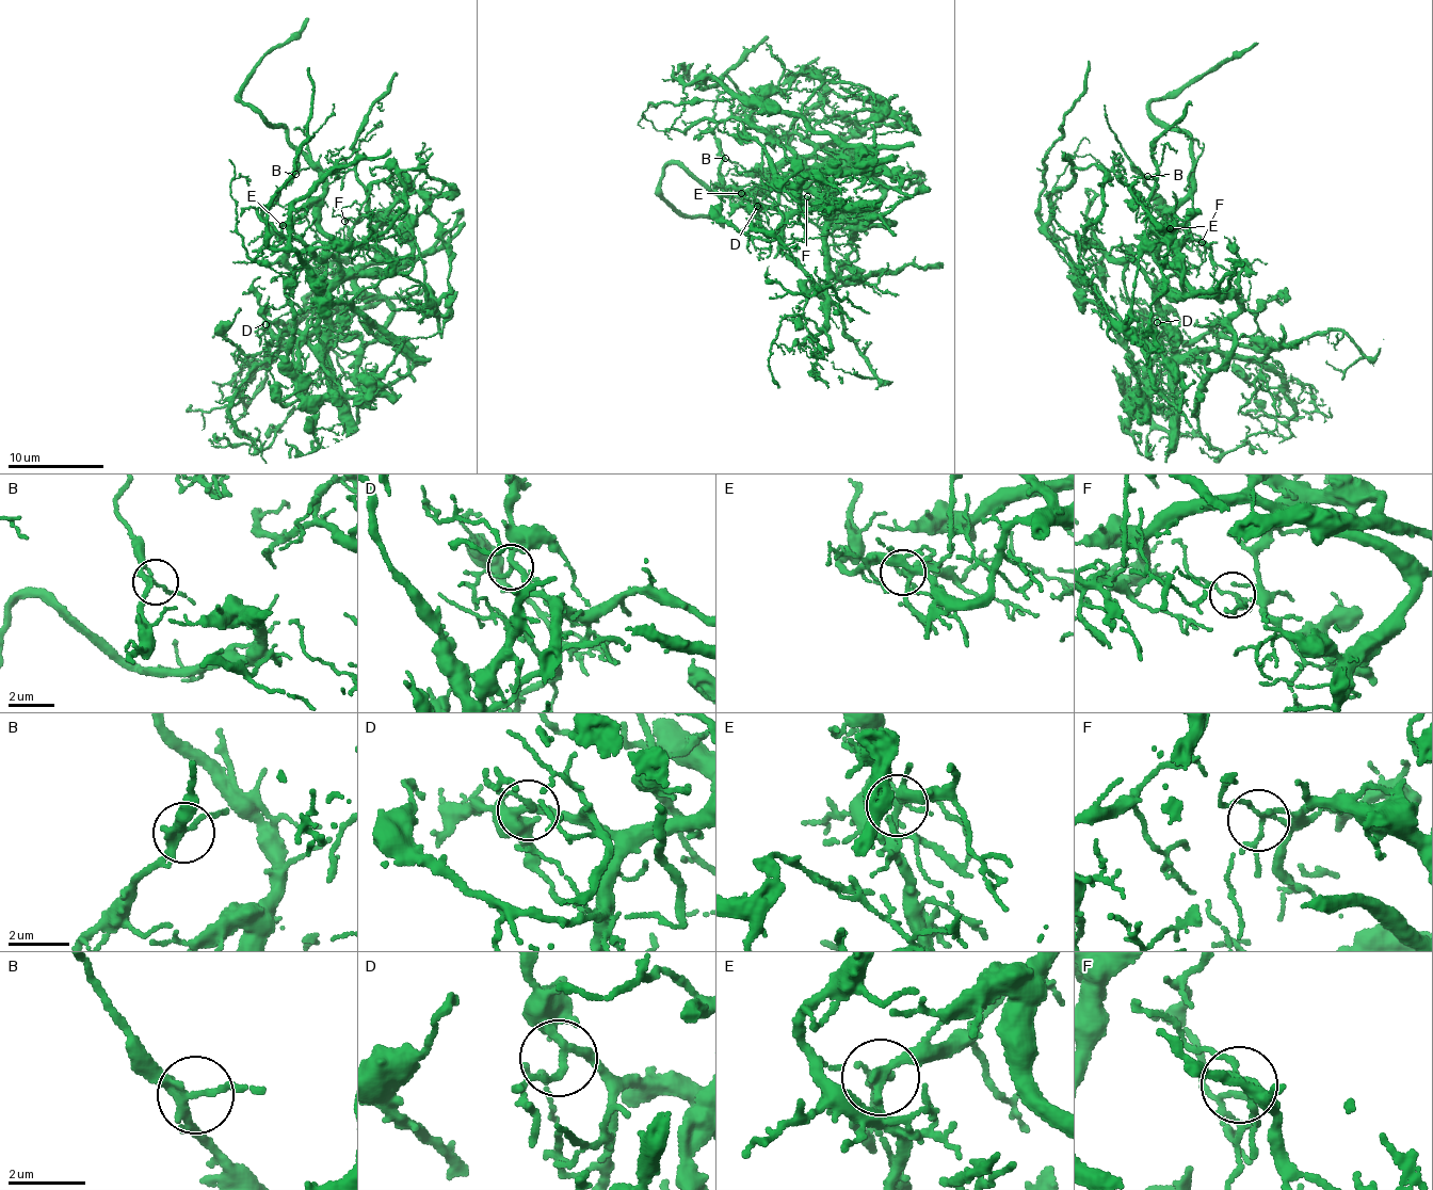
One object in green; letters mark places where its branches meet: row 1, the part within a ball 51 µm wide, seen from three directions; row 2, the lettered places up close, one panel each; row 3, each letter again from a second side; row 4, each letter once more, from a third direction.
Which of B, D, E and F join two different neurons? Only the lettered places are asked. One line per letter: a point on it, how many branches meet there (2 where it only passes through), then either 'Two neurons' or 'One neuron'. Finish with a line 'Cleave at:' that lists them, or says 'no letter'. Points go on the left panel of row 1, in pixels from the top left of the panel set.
B: Place: (295, 174). Branches: 3. One neuron
D: Place: (266, 324). Branches: 3. One neuron
E: Place: (283, 225). Branches: 3. Two neurons
F: Place: (344, 221). Branches: 3. One neuron
Cleave at: E

